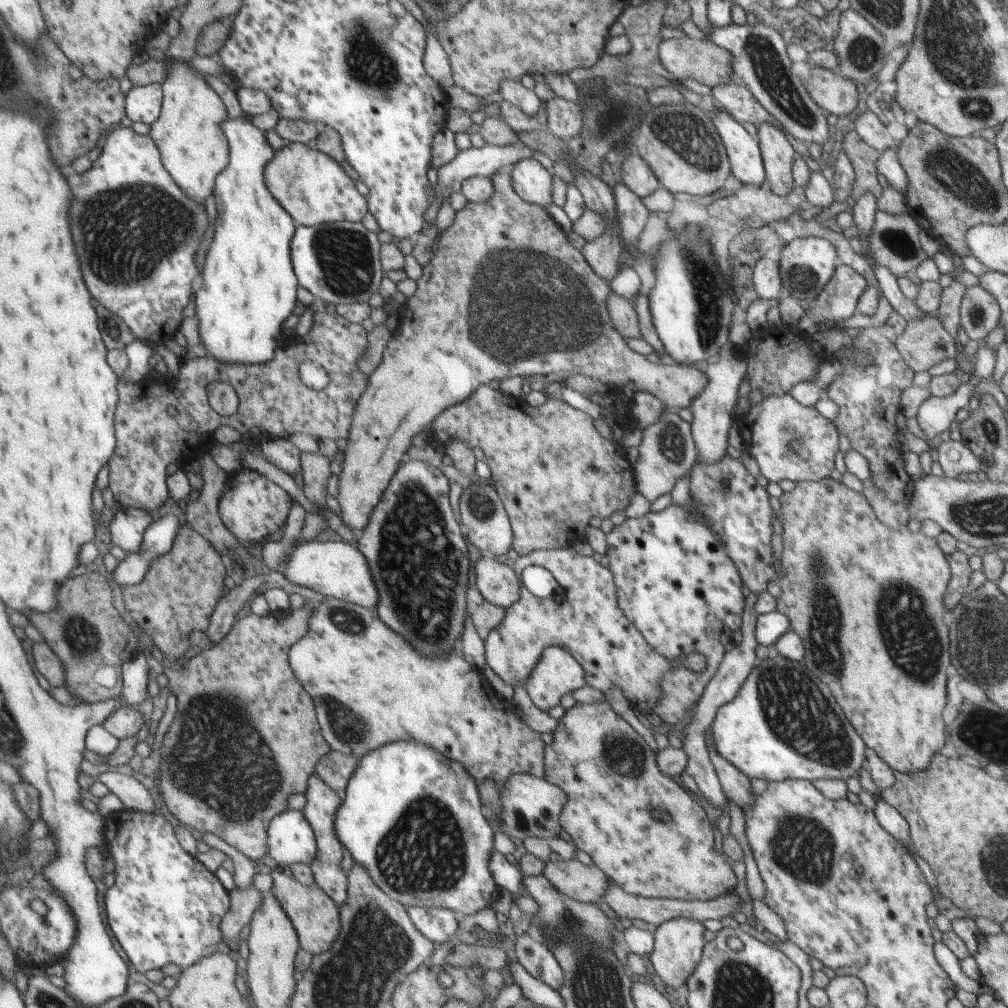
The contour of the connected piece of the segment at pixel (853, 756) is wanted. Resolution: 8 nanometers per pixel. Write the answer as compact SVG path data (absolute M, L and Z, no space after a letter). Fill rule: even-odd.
M777 654L773 658L758 660L737 694L716 710L710 726L710 742L721 757L747 778L773 782L855 777L866 758L865 743L851 724L845 722L843 712L829 694L829 688L815 680L803 662L793 663Z

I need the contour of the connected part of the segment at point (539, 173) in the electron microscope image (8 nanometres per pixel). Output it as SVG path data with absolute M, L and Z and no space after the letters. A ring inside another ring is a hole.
M531 157L519 159L515 164L510 166L514 170L512 173L512 186L520 198L523 198L528 203L534 204L537 207L544 209L552 203L552 184L553 177L549 175L547 170L541 164Z

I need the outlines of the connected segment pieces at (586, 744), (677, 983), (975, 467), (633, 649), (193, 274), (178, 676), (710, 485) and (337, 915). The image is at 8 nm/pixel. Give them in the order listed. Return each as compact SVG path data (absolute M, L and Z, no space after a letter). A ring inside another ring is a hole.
M606 701L596 703L575 703L558 718L556 727L551 732L551 743L546 746L544 767L548 783L558 786L566 794L566 803L558 816L561 829L569 834L576 848L586 852L594 865L599 867L611 882L621 888L622 893L646 899L673 899L676 901L700 901L717 898L723 892L729 892L735 886L735 876L725 858L717 858L717 850L713 850L713 838L709 820L705 812L685 794L673 779L662 775L653 762L653 752L645 740L630 725L617 715ZM567 780L579 782L568 792ZM579 800L587 808L587 812L579 812L573 802ZM651 810L663 810L669 820L655 820Z
M675 917L659 924L653 933L653 948L649 960L657 976L663 984L680 991L685 990L686 978L701 960L702 950L705 948L703 940L705 927L697 919L689 917Z
M942 440L936 450L937 462L945 477L954 479L961 472L977 473L982 469L979 458L963 444L962 440Z
M572 546L552 549L535 549L529 554L519 555L514 562L517 576L521 576L526 566L543 567L557 584L557 591L545 598L533 596L524 586L521 586L521 596L513 604L504 609L501 622L485 636L484 659L487 666L507 684L524 686L524 680L530 676L530 670L541 657L542 650L548 646L562 646L568 650L577 662L586 670L588 686L604 693L613 685L620 688L622 695L630 702L634 710L649 715L656 700L660 697L661 678L667 669L671 668L672 658L668 661L657 654L646 643L646 639L638 629L622 613L618 606L617 584L608 567L600 566L592 557L579 555Z
M115 126L89 172L71 176L71 188L75 190L71 228L75 230L75 244L79 246L79 258L83 258L83 274L87 274L91 294L95 294L95 300L111 312L121 316L139 339L153 347L161 347L178 333L183 312L191 302L191 292L195 293L199 288L195 256L209 228L205 204L191 200L164 165L155 139L150 134L139 134L133 126Z
M311 600L295 610L289 610L285 613L269 612L265 617L249 613L246 616L240 616L231 629L231 632L220 642L214 645L212 649L204 650L202 653L194 652L186 660L183 668L178 666L175 670L162 668L168 683L167 686L171 693L177 698L177 711L170 726L170 731L165 737L164 750L160 756L160 773L162 798L165 809L174 813L176 819L189 824L194 829L201 832L210 832L224 840L236 850L241 851L251 860L267 858L270 856L268 849L268 838L271 821L280 814L287 811L288 798L292 794L306 794L310 784L310 778L315 772L315 764L323 756L332 755L332 746L326 741L322 733L322 726L317 720L317 711L315 711L314 700L303 690L303 683L295 674L290 663L290 650L302 638L310 633L310 621L314 616L315 608L311 607Z
M727 455L721 461L713 465L703 465L695 462L689 470L691 500L698 502L698 513L708 520L710 527L720 536L720 541L727 550L728 557L734 562L736 569L742 576L743 584L750 592L759 594L765 590L768 580L775 576L775 564L769 542L771 542L771 519L775 517L777 510L767 504L765 489L756 484L754 477L747 474L747 470Z
M273 872L273 888L279 902L294 922L298 930L300 945L311 955L317 956L329 952L334 942L342 932L341 907L317 885L312 887L301 884L295 877L286 876L283 872Z

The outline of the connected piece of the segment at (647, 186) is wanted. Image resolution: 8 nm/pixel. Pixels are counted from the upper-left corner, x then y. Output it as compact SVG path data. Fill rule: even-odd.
M629 154L624 157L620 165L620 177L621 183L640 199L659 188L654 172L639 155Z

